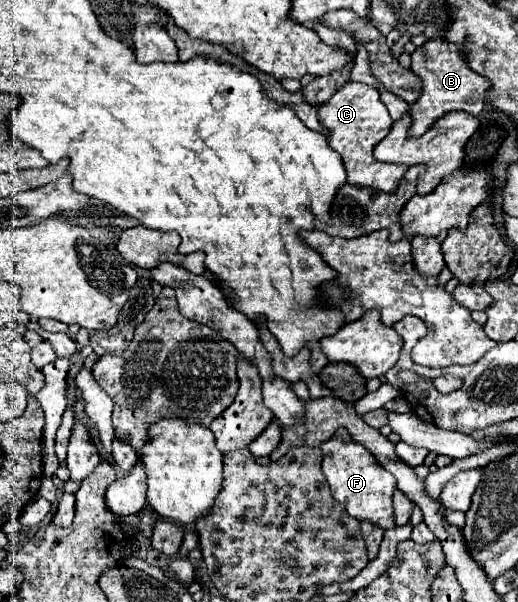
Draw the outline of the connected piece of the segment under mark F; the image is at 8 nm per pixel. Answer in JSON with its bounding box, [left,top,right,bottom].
[320,427,396,529]

